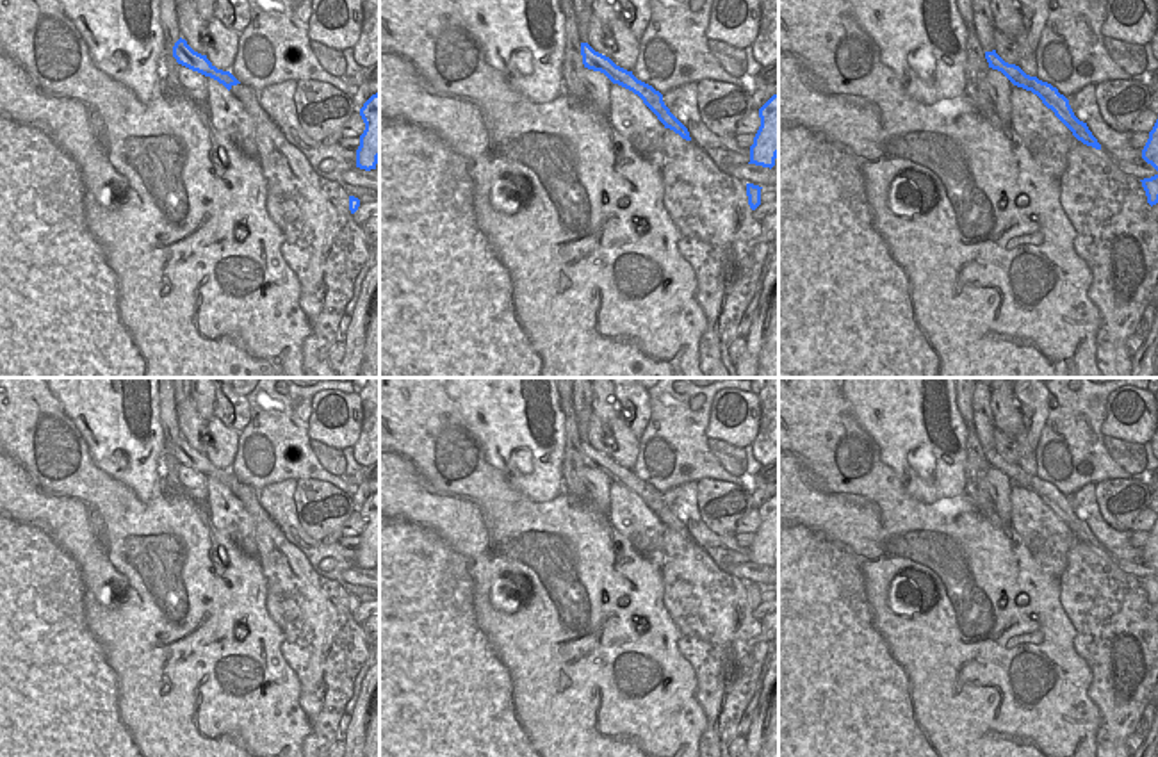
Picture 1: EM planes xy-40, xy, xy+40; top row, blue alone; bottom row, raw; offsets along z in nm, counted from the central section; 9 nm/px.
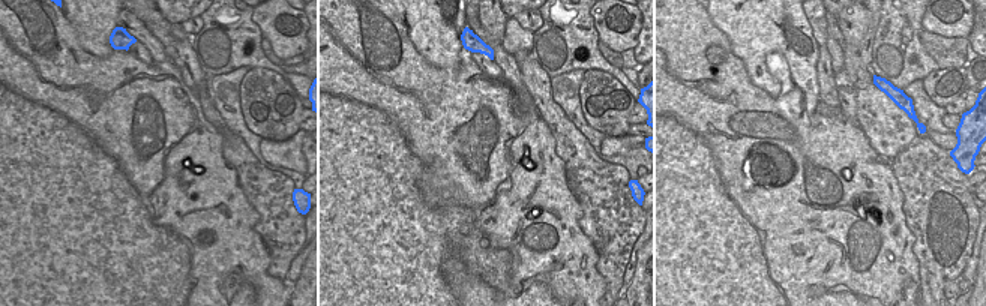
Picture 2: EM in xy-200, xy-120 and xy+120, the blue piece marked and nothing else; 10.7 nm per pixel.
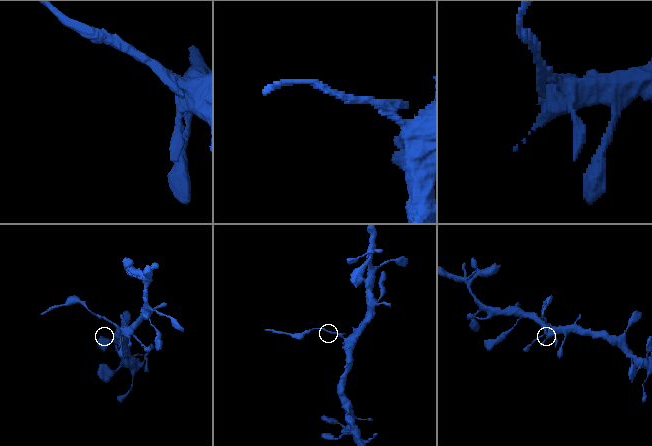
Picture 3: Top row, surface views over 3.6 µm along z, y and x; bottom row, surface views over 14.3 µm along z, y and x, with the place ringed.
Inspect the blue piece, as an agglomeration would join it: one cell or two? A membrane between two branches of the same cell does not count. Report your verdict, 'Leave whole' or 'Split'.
Split.

